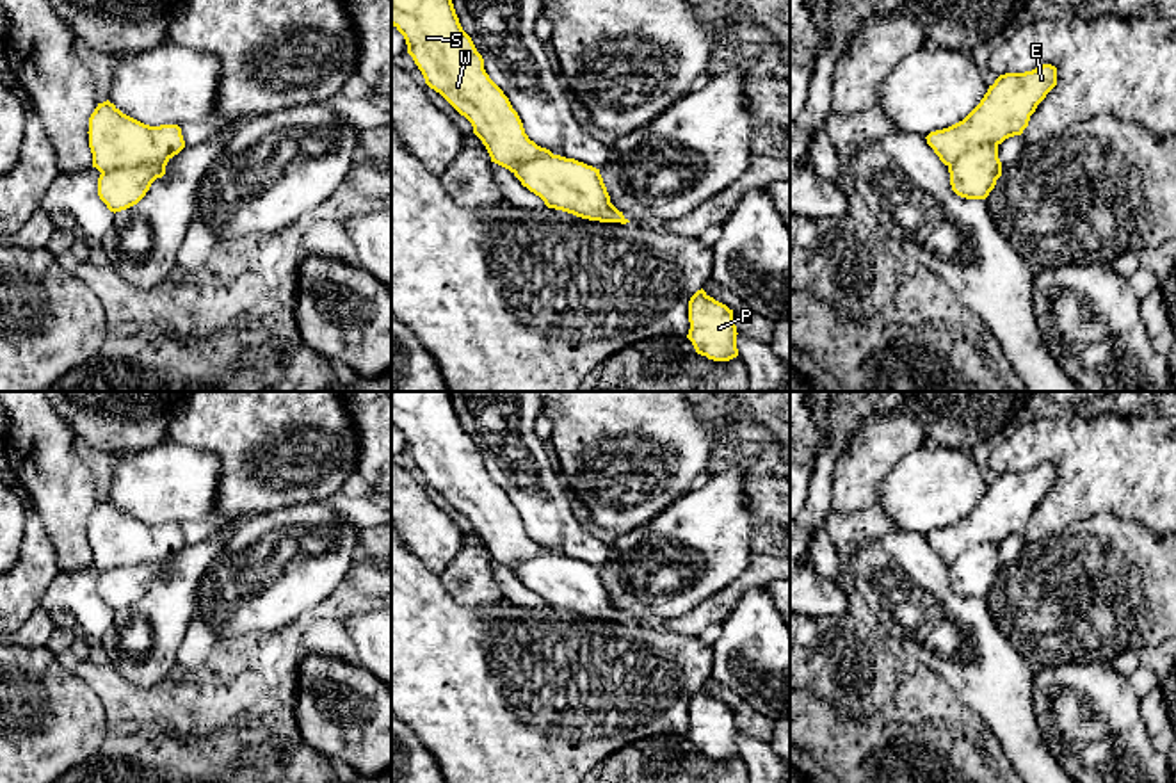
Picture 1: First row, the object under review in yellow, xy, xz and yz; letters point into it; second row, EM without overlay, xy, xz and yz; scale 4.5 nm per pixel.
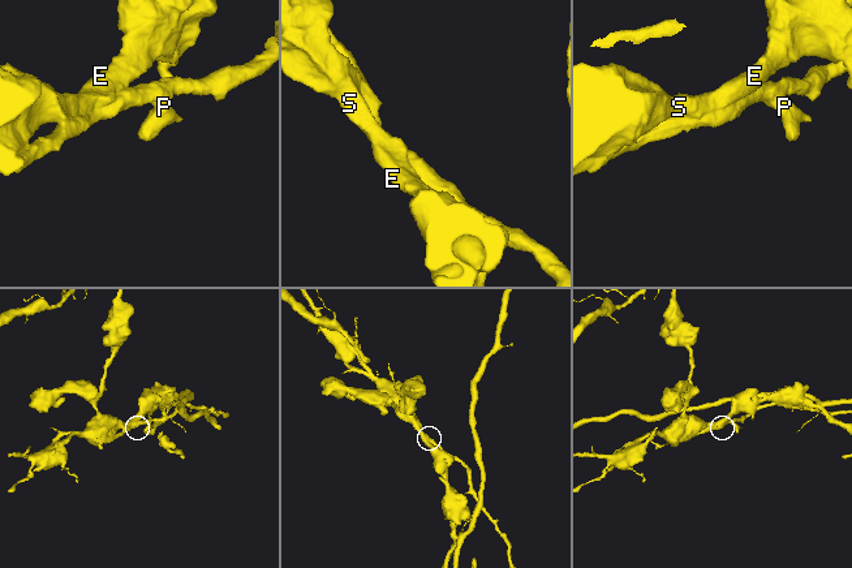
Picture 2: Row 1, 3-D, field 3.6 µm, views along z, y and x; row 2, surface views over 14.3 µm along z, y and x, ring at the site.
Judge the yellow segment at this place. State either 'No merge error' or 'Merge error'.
Merge error

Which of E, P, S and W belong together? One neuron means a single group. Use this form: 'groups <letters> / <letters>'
groups E S W / P

